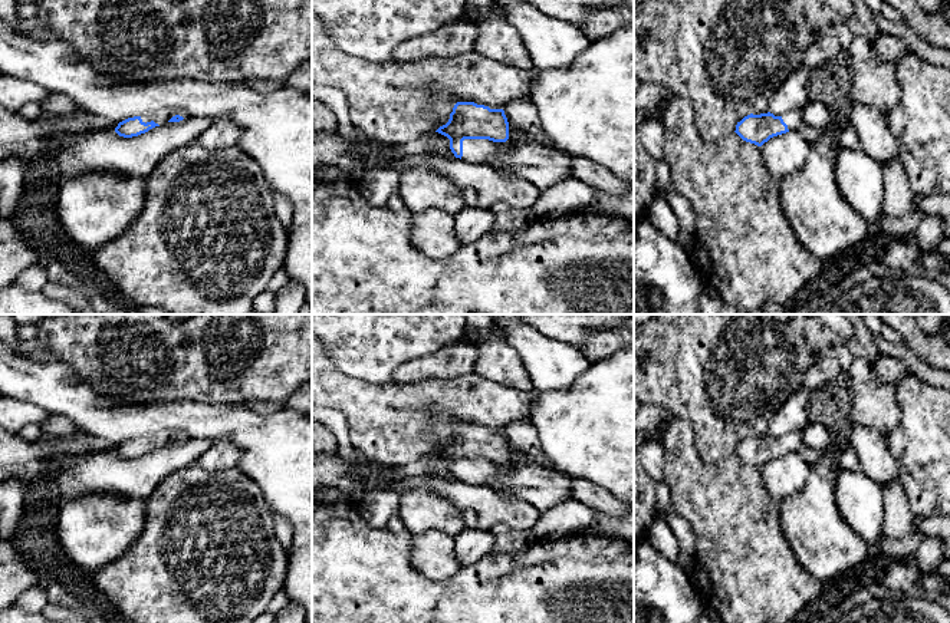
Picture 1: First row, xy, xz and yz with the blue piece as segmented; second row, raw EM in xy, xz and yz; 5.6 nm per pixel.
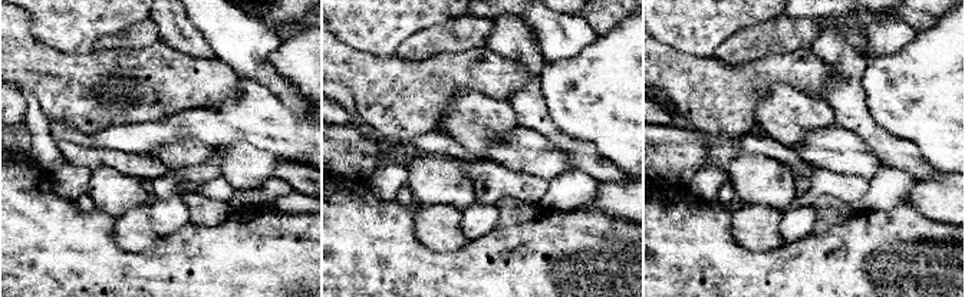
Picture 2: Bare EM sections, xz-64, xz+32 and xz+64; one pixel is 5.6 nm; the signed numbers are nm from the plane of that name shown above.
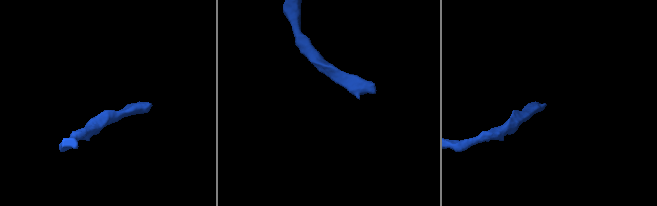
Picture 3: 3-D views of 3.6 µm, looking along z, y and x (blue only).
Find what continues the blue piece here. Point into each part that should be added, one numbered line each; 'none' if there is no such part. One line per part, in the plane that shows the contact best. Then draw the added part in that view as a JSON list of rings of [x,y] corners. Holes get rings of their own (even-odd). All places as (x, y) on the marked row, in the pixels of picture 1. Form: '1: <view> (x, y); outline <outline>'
1: xz (476, 151); outline [[[464,139],[461,161],[474,165],[483,165],[492,156],[499,156],[507,152],[507,142],[493,142],[489,139]]]

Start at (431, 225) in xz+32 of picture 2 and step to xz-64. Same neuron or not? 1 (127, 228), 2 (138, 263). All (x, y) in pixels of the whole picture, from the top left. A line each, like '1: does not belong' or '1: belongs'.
1: belongs
2: does not belong

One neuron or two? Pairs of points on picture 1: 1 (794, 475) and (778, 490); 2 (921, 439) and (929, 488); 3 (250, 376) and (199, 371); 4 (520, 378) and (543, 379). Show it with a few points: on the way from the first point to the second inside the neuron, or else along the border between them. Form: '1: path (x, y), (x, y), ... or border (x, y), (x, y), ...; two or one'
1: path (789, 478), (782, 485); one
2: path (929, 451), (929, 477); one
3: path (237, 379), (224, 385), (211, 382); one
4: border (513, 348), (535, 391); two

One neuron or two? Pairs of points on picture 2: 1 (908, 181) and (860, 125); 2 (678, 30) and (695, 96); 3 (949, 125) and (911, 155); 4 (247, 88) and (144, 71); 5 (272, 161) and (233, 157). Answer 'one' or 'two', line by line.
1: two
2: two
3: two
4: two
5: one

